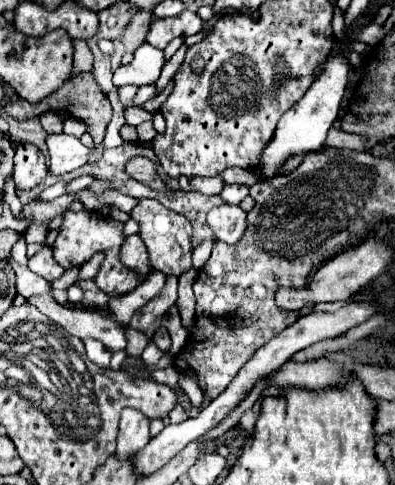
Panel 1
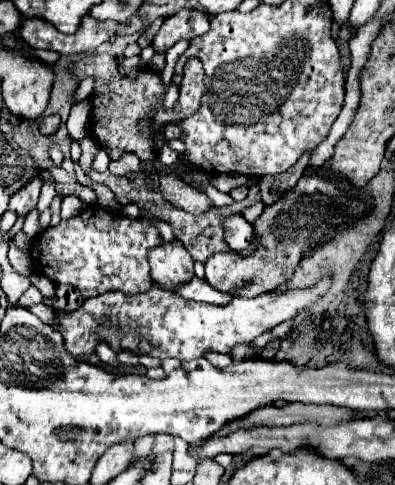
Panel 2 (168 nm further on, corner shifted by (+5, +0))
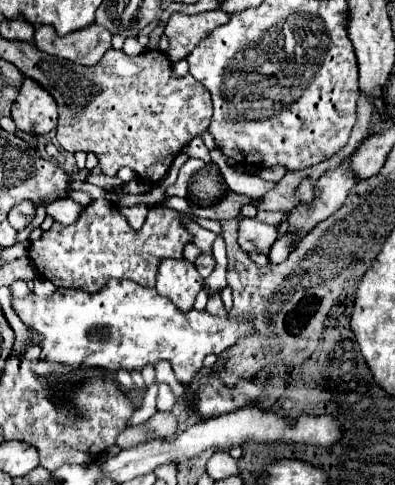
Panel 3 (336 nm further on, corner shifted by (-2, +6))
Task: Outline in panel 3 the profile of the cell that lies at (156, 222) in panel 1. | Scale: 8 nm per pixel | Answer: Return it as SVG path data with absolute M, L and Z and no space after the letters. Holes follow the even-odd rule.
M163 260L157 274L157 292L169 298L179 310L187 312L193 308L193 302L203 286L203 278L197 272L195 264L189 260Z

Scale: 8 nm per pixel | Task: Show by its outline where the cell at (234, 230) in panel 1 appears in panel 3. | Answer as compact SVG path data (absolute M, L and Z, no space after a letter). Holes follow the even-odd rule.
M241 218L239 220L237 242L239 242L239 246L245 254L259 252L259 254L269 256L269 250L275 244L277 238L279 238L279 234L277 234L275 226L263 224L257 218L253 218L253 220L251 218Z

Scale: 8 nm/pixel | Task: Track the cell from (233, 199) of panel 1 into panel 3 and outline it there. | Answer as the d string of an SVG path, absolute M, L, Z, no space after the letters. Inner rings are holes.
M211 150L211 158L219 166L229 190L233 190L233 192L257 198L257 196L265 196L271 188L277 186L277 182L269 182L259 176L249 176L249 174L241 172L241 168L235 162L231 162L231 158L227 158L221 150Z

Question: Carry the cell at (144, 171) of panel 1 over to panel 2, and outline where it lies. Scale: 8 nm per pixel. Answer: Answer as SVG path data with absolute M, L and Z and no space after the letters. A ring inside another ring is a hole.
M166 174L162 178L160 192L162 192L164 200L168 200L176 208L186 208L186 212L206 212L212 206L204 192L184 184L174 174Z

